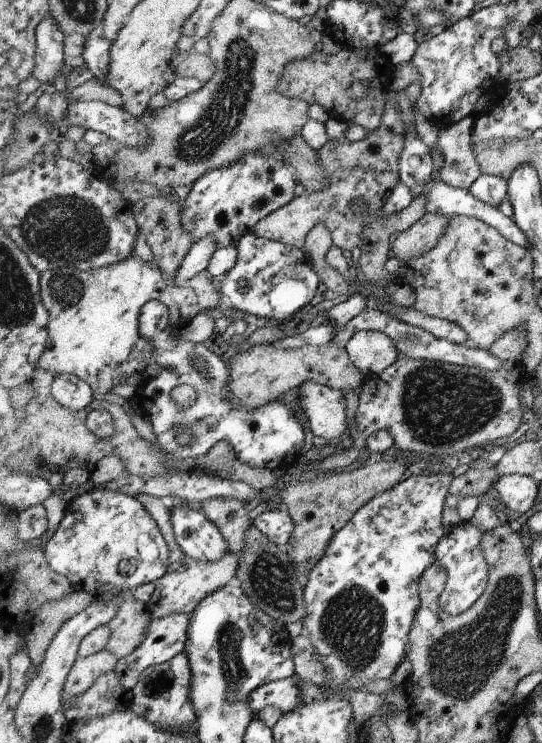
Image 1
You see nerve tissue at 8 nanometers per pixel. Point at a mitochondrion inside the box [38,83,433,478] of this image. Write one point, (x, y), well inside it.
(66, 289)

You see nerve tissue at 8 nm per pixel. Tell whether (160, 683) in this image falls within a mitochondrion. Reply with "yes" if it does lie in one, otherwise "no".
yes

